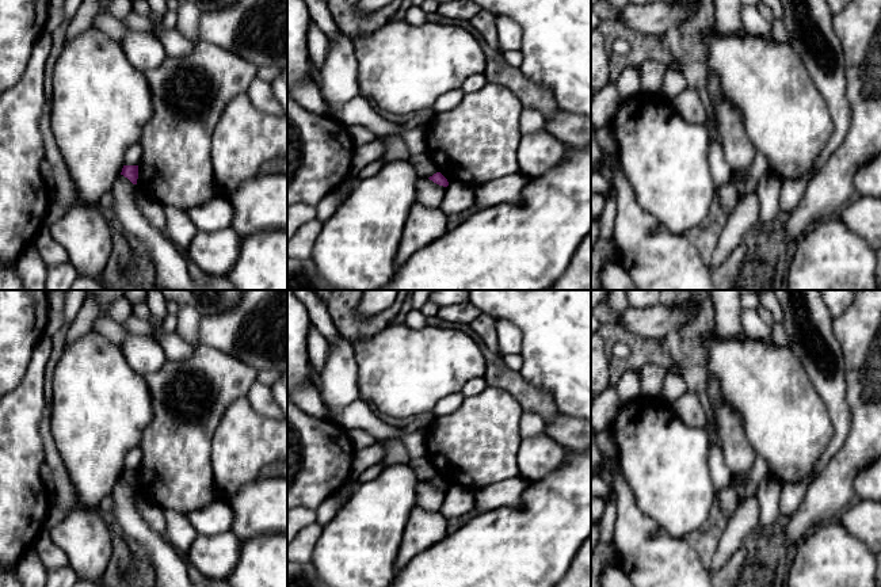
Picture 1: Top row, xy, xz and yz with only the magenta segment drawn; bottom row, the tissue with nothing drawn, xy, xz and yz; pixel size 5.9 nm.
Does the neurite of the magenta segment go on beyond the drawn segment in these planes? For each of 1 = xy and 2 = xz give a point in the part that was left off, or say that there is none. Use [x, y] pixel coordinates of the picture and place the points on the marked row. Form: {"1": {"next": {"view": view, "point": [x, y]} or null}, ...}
{"1": {"next": null}, "2": {"next": null}}

